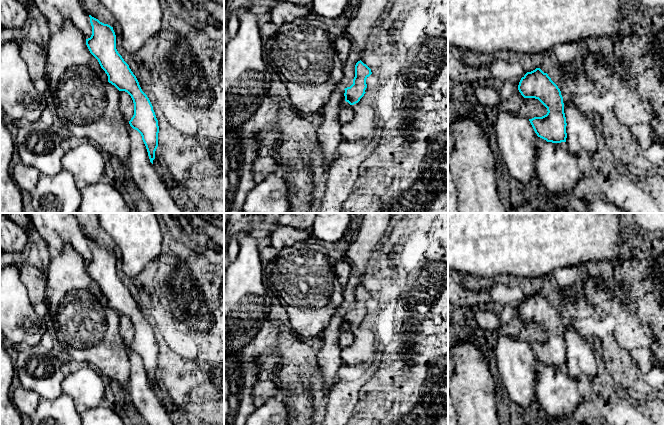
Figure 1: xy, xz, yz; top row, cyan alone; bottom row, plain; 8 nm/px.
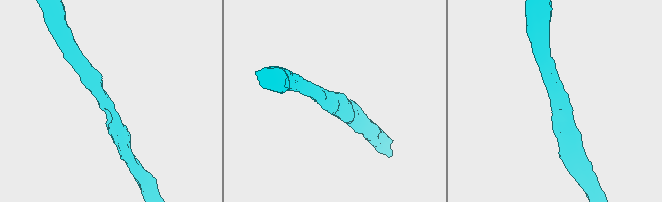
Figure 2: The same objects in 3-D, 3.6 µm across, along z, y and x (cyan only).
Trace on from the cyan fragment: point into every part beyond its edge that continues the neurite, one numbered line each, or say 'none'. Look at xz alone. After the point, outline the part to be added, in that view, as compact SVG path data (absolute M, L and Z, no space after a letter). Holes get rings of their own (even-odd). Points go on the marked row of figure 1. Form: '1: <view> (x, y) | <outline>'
none

